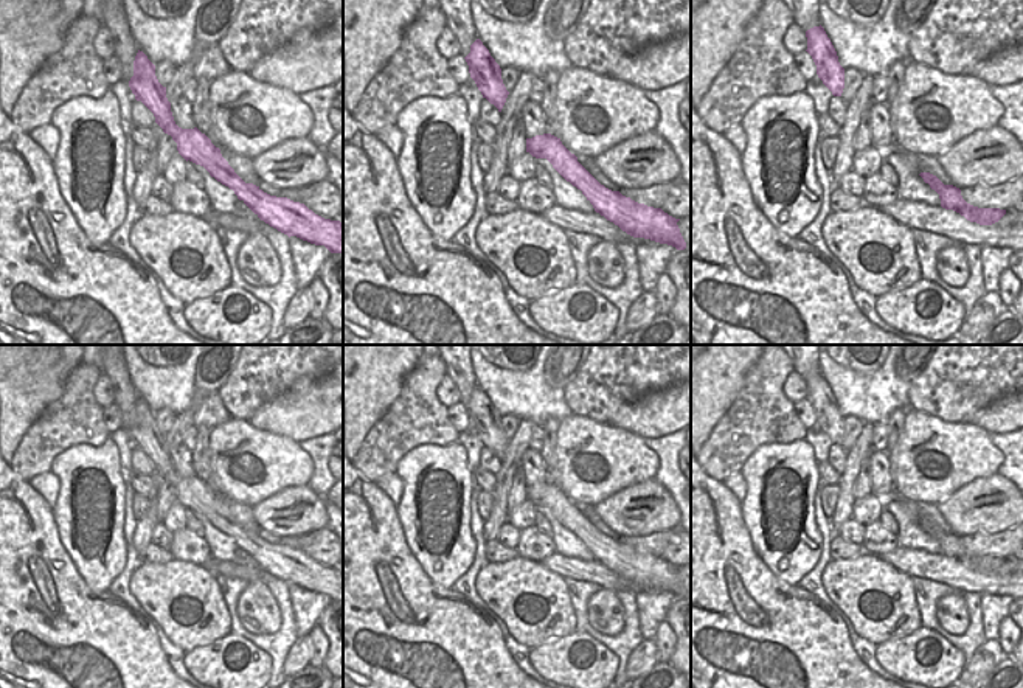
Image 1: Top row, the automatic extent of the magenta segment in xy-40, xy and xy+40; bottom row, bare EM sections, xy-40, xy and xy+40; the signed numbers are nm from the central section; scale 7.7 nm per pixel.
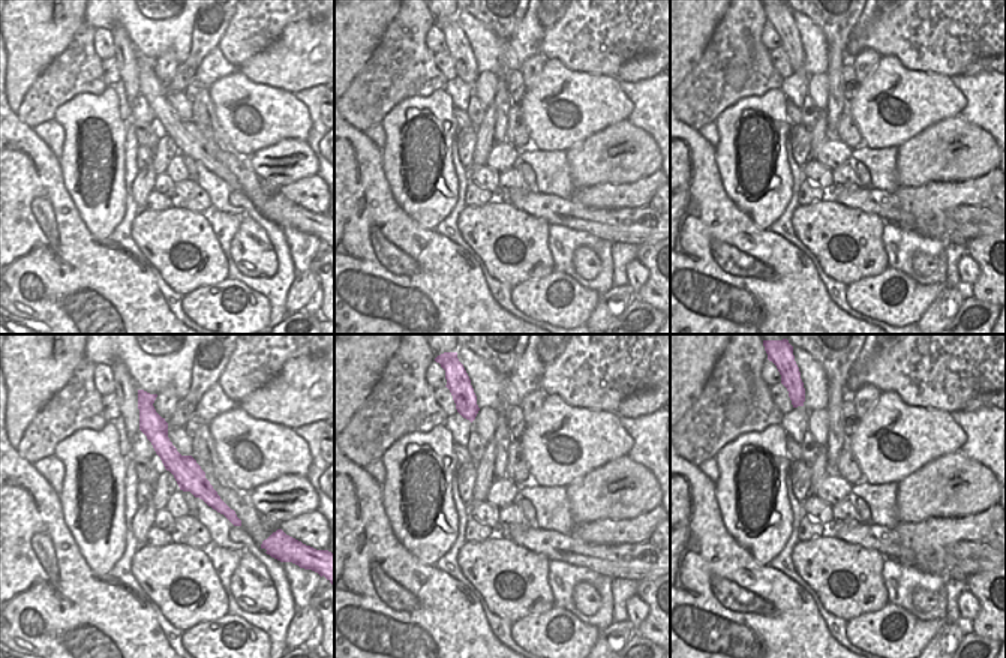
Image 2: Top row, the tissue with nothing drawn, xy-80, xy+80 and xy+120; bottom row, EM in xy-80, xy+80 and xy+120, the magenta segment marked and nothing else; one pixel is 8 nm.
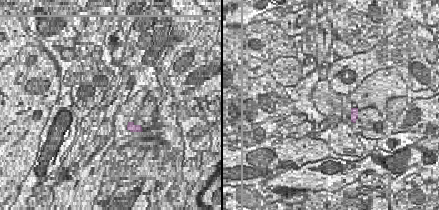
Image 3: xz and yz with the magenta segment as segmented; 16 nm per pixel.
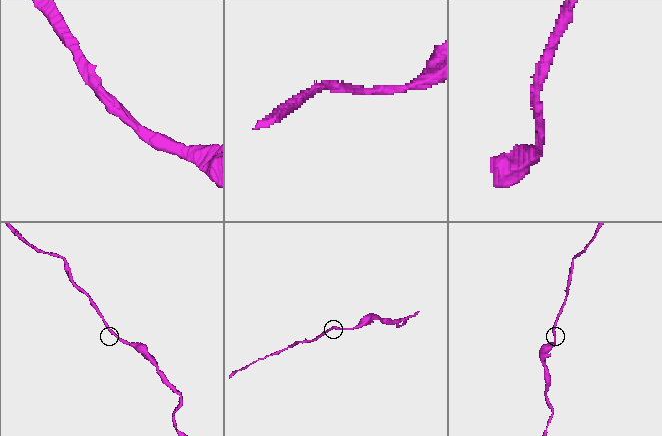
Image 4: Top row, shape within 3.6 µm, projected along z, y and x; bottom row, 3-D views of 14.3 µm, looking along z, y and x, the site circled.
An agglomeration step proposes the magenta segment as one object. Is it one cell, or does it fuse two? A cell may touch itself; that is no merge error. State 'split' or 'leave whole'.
leave whole

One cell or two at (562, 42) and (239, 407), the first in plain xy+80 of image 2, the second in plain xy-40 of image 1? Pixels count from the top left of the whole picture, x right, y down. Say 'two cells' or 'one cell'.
one cell

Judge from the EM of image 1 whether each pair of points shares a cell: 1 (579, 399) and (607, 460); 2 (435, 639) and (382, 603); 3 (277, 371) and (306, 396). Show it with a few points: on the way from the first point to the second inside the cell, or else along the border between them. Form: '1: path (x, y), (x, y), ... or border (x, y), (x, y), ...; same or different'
1: border (572, 412), (609, 423); different
2: path (421, 639), (415, 639), (393, 617); same
3: border (326, 375), (300, 376), (283, 393), (261, 404); different

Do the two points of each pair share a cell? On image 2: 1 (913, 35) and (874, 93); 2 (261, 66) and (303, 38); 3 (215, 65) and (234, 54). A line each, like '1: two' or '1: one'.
1: two
2: one
3: two

